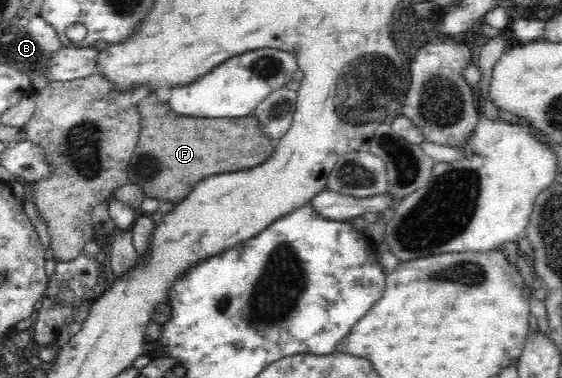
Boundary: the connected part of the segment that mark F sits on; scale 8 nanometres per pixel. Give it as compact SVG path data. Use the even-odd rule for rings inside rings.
M155 92L142 98L137 103L137 109L142 129L128 163L128 180L142 188L144 197L168 200L176 205L186 199L204 177L253 169L275 151L275 143L258 129L259 123L253 115L242 119L182 117L168 107L166 97L158 100ZM250 151L254 155L250 155Z

